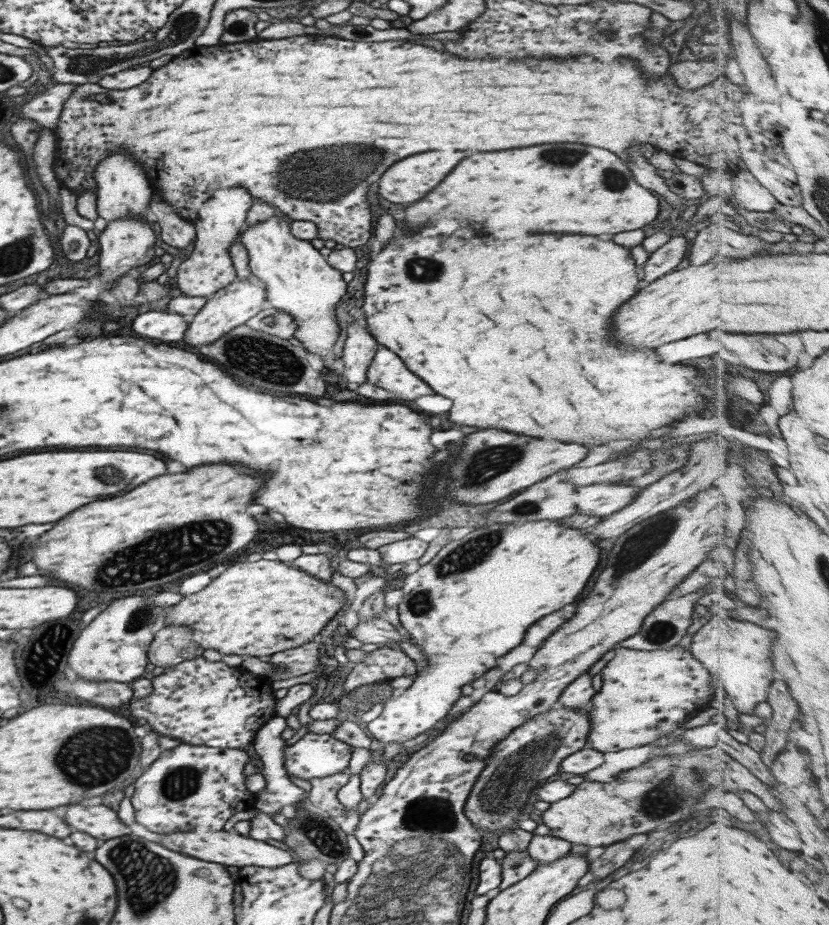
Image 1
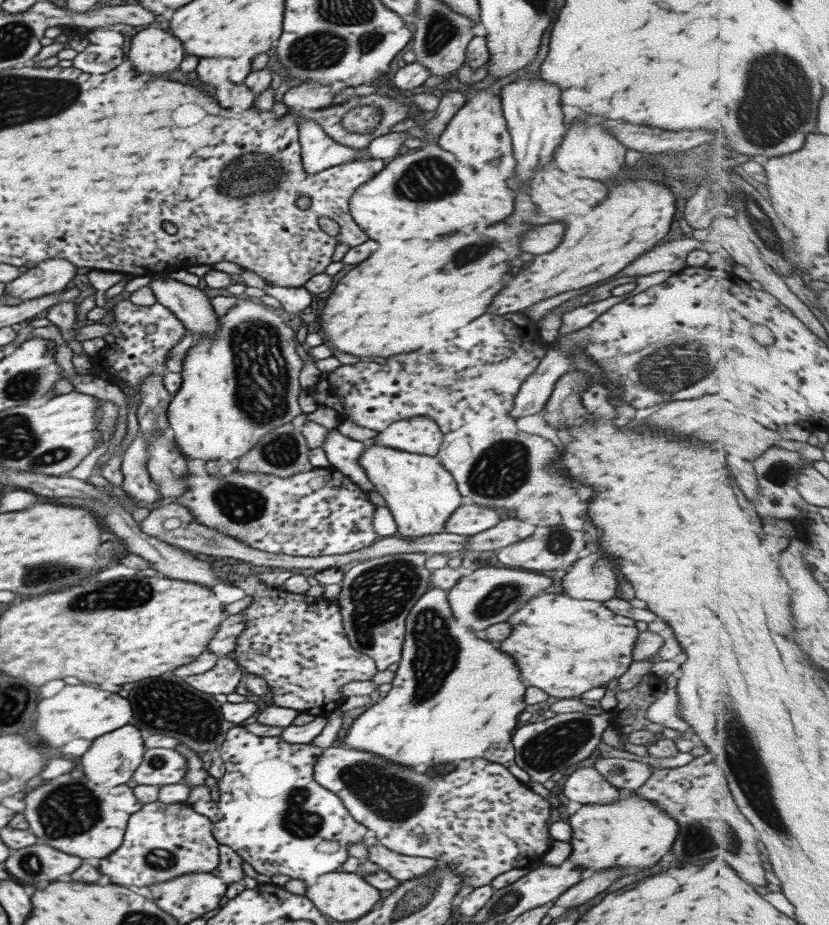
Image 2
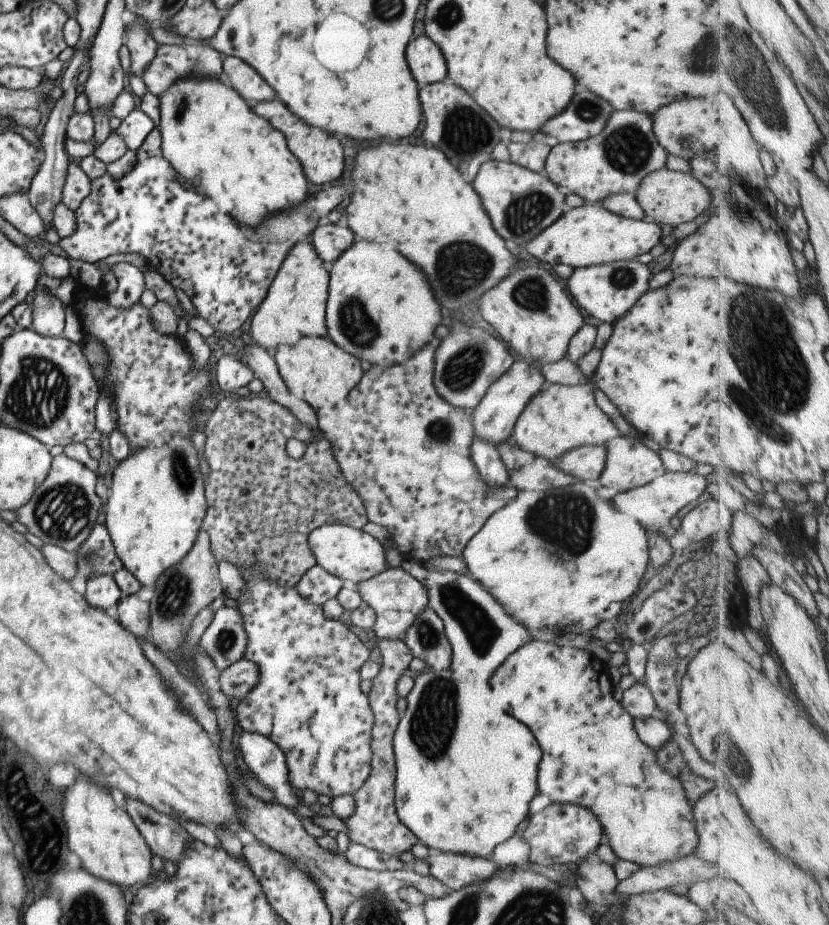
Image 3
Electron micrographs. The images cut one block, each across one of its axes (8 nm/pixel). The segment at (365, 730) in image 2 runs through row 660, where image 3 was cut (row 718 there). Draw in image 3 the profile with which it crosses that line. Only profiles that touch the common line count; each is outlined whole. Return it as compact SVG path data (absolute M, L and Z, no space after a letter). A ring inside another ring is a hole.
M427 670L427 672L420 672L417 674L413 679L413 686L411 690L409 690L408 694L405 696L405 710L403 710L403 714L401 714L401 718L398 718L398 723L396 726L396 729L394 730L394 735L392 738L392 747L394 752L394 761L396 766L396 773L394 778L394 807L397 813L397 816L399 817L399 820L405 825L405 828L413 836L415 836L416 840L419 841L421 844L424 844L428 849L430 849L432 852L434 851L441 851L444 853L453 853L456 855L469 855L469 856L476 856L476 857L486 857L488 854L491 854L493 848L497 846L500 842L503 842L504 840L507 840L507 838L511 838L513 836L513 832L518 829L521 822L525 820L527 814L527 804L529 804L529 800L535 796L535 793L538 792L538 788L536 785L536 774L537 774L537 767L539 762L539 746L535 744L535 738L531 736L531 732L527 732L527 728L523 728L523 724L519 724L517 720L513 720L509 714L507 714L507 698L501 694L501 692L497 692L497 690L493 690L491 688L491 678L493 678L493 674L495 674L495 671L492 673L490 679L488 680L477 680L477 677L474 679L472 677L465 677L462 678L458 676L456 673L454 673L451 670L445 671L434 671L434 670Z

